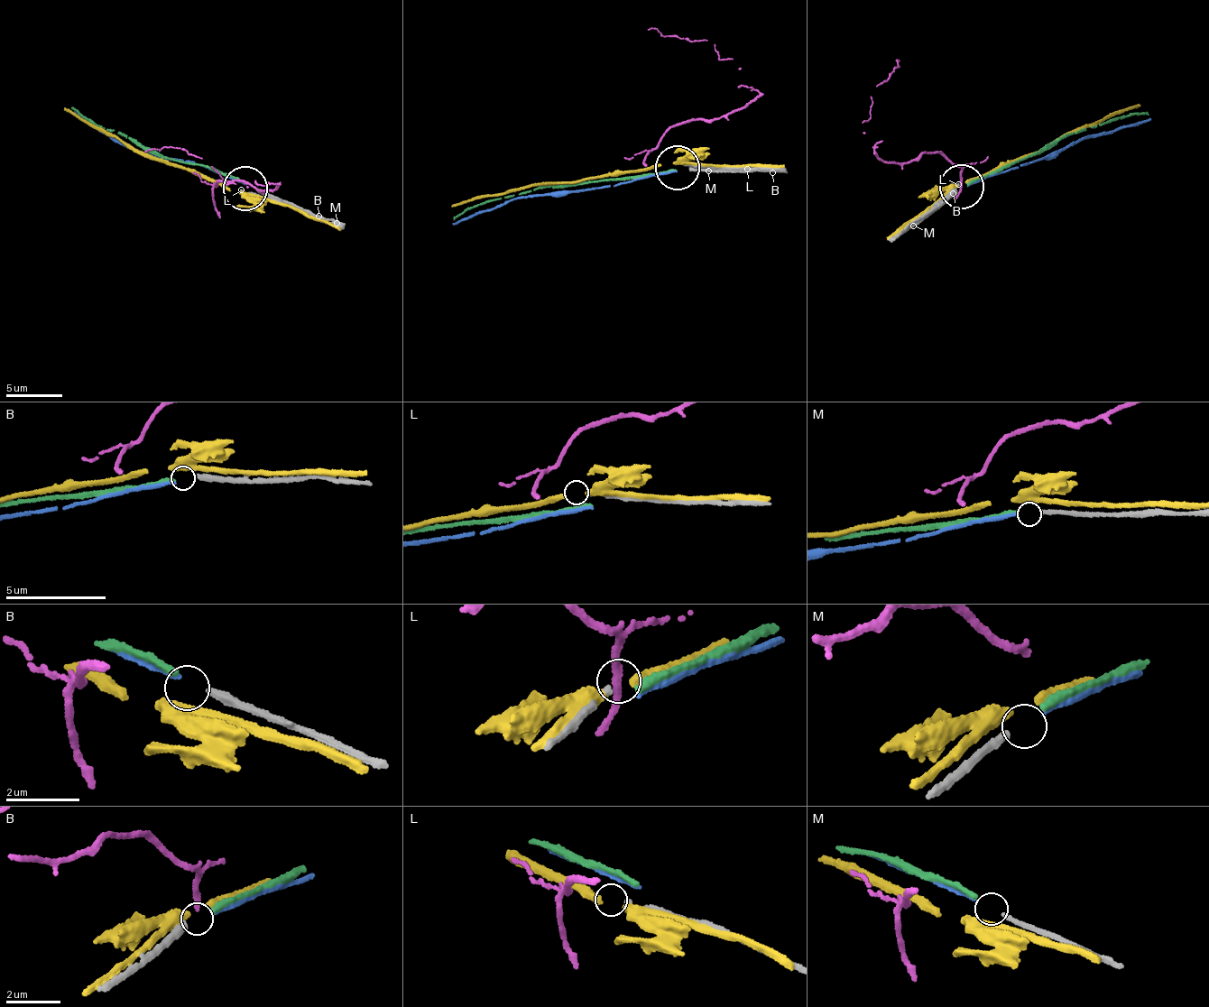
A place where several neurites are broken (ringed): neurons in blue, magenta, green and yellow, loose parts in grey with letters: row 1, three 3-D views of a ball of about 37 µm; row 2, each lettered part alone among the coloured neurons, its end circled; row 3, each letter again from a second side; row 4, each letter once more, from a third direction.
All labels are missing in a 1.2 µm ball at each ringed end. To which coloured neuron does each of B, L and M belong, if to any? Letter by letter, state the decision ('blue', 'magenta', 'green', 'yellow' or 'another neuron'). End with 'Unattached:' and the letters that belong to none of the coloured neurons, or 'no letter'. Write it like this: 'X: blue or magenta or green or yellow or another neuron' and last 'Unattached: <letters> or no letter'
B: green
L: another neuron
M: blue
Unattached: L

